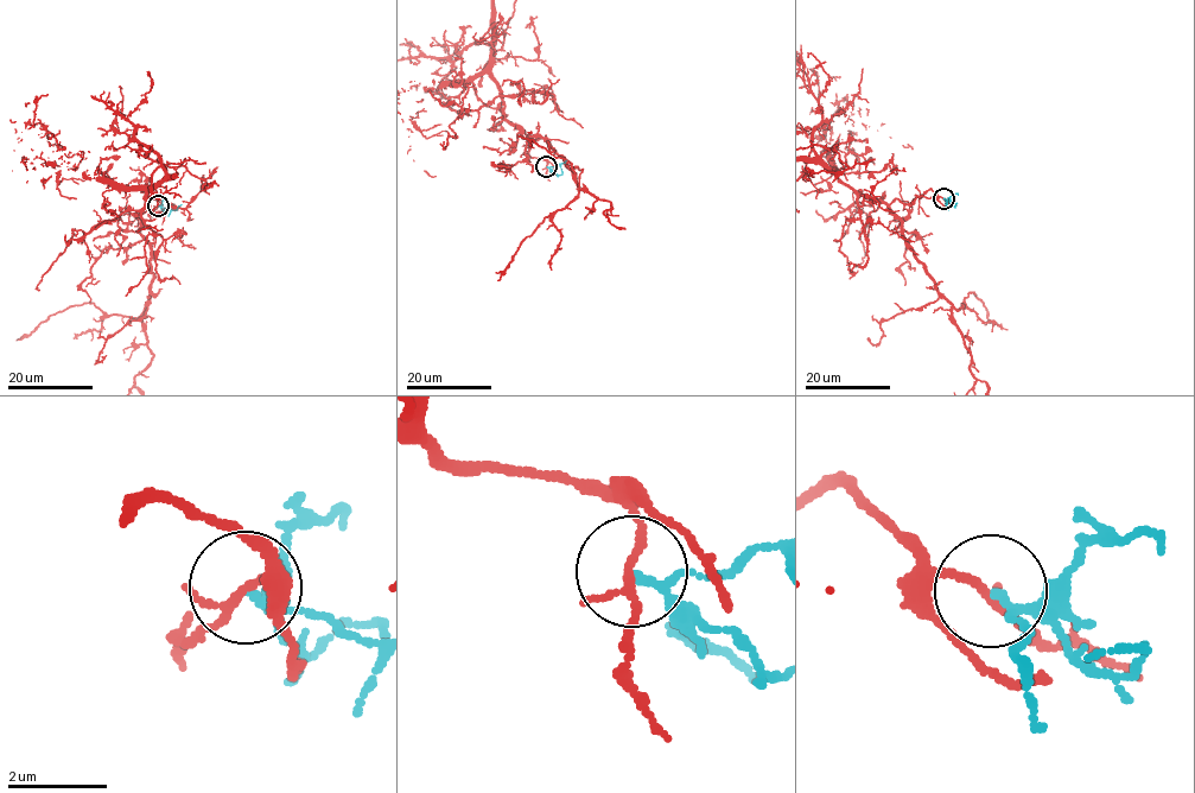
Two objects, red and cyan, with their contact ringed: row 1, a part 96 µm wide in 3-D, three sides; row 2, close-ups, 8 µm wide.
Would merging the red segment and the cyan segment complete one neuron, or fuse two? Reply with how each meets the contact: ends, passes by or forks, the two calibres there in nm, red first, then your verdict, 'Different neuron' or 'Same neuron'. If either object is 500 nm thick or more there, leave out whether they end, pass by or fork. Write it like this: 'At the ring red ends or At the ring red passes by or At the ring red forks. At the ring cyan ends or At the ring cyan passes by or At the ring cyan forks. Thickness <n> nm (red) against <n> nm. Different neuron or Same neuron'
At the ring red forks. At the ring cyan passes by. Thickness 120 nm (red) against 110 nm. Different neuron

